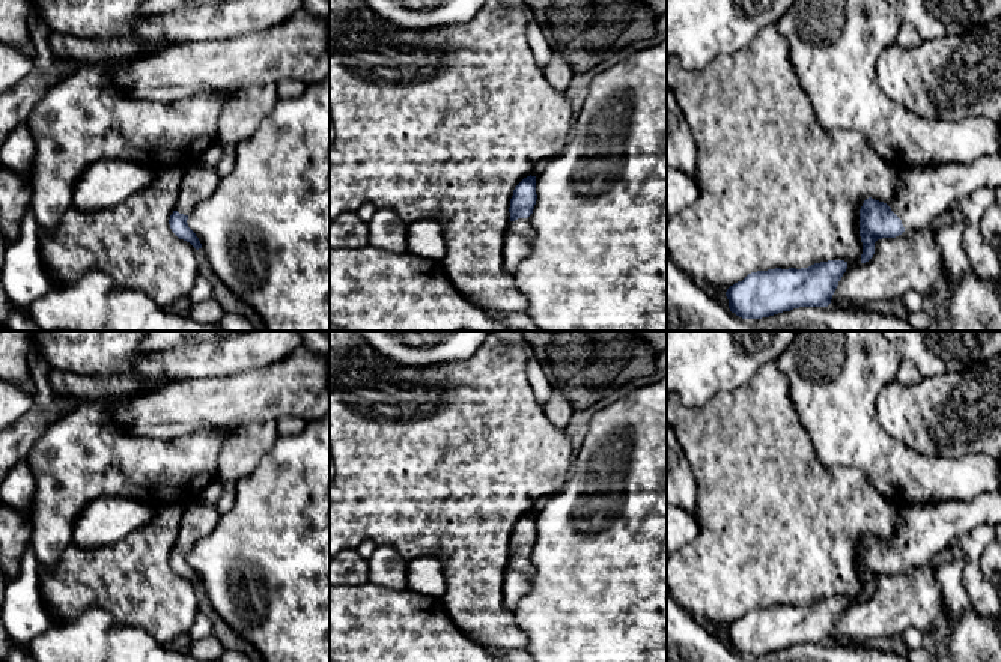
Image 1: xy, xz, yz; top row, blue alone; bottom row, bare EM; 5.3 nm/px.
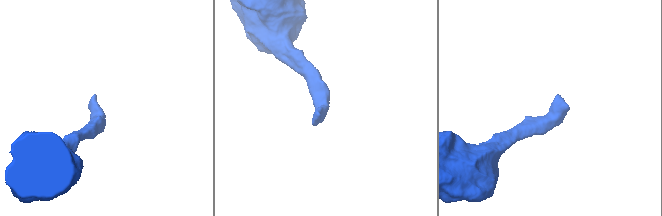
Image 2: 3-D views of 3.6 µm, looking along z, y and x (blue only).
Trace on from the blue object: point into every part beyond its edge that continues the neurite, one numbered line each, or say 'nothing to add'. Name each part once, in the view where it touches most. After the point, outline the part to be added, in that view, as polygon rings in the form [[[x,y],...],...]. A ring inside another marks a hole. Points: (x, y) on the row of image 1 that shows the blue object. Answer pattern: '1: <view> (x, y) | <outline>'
1: yz (923, 193) | [[[1001,152],[971,164],[902,170],[899,188],[888,206],[902,220],[905,232],[924,229],[954,202],[981,187],[1001,187]]]

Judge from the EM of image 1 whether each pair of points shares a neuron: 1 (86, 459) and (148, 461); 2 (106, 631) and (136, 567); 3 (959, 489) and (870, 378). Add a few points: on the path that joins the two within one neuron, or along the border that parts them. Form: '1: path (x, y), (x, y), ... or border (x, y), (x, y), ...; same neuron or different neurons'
1: path (101, 459), (133, 461); same neuron
2: border (76, 617), (101, 607), (119, 623), (145, 631); different neurons
3: path (923, 479), (915, 479), (866, 429), (866, 414); same neuron

